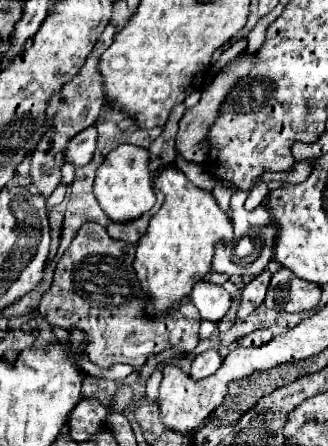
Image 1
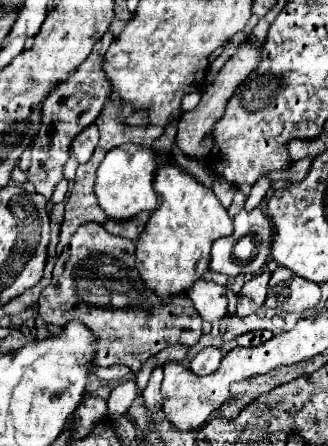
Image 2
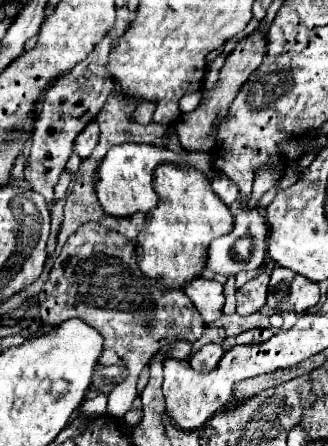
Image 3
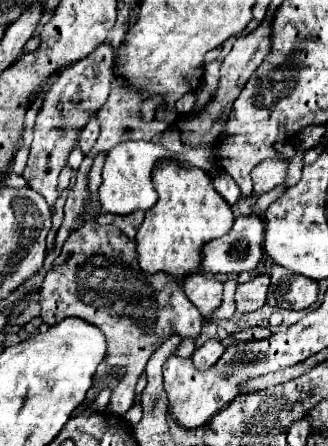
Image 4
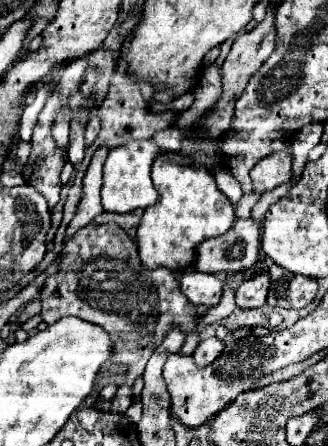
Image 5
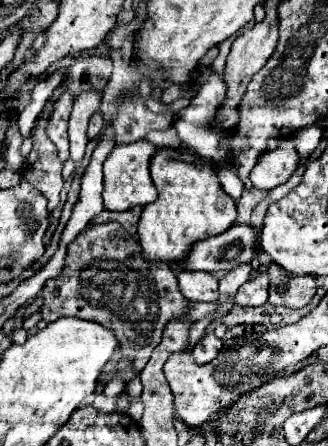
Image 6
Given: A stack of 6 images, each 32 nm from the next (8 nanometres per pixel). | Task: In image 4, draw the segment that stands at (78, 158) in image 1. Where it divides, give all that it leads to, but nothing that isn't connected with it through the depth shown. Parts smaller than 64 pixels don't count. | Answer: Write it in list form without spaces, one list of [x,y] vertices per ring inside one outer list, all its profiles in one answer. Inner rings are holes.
[[[92,116],[92,120],[84,126],[84,130],[82,130],[80,136],[78,136],[78,146],[80,146],[80,150],[82,150],[84,156],[94,148],[96,140],[98,140],[98,132],[100,132],[98,120]]]

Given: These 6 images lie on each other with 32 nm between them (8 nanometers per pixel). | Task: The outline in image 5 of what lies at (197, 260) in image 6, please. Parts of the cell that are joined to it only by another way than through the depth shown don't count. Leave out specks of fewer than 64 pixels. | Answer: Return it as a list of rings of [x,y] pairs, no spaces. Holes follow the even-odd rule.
[[[254,218],[248,220],[236,220],[234,226],[220,238],[210,238],[206,242],[200,244],[198,252],[196,252],[196,262],[194,262],[194,270],[198,272],[208,272],[208,274],[216,274],[216,272],[242,272],[242,270],[250,270],[258,258],[260,258],[260,238],[262,238],[262,224],[256,222]]]

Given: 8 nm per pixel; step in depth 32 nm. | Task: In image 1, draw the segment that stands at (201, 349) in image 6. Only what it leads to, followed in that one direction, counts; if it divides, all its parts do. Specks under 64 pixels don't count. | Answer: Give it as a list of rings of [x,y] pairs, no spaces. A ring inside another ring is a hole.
[[[210,348],[210,350],[198,354],[198,356],[192,360],[190,376],[192,376],[194,380],[202,380],[202,378],[212,376],[220,366],[222,366],[222,358],[220,358],[218,350],[216,350],[216,348]]]

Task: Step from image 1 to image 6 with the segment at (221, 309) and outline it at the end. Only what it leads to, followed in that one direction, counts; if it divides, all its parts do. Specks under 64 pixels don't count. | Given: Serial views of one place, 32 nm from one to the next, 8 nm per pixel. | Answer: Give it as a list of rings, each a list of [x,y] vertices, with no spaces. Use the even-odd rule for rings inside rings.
[[[182,270],[178,274],[180,292],[192,302],[216,302],[218,300],[218,280],[208,272]]]

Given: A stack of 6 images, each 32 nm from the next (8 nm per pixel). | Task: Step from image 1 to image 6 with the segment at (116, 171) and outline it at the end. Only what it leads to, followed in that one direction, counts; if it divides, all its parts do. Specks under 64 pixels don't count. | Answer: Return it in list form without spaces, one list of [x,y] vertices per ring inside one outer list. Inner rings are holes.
[[[138,140],[130,144],[114,146],[104,162],[104,208],[114,212],[124,212],[134,206],[152,204],[158,198],[158,190],[150,180],[150,160],[156,154],[156,146],[148,144],[148,140]]]

